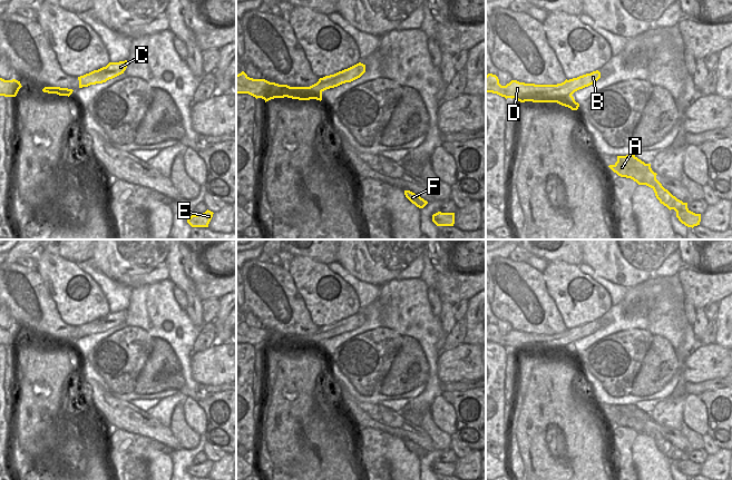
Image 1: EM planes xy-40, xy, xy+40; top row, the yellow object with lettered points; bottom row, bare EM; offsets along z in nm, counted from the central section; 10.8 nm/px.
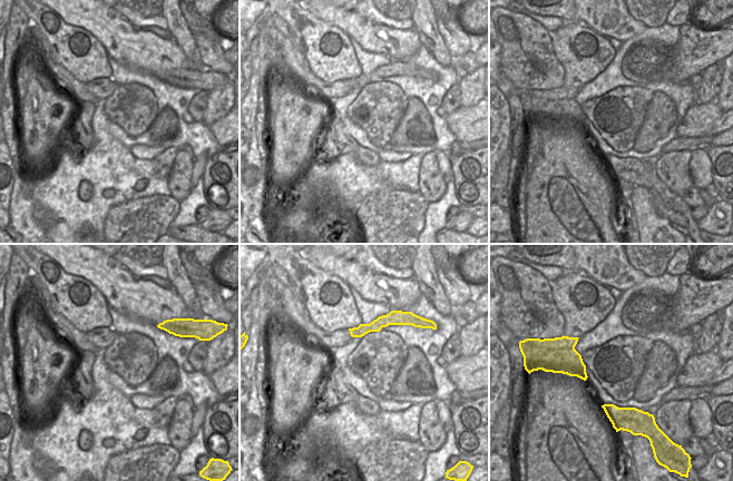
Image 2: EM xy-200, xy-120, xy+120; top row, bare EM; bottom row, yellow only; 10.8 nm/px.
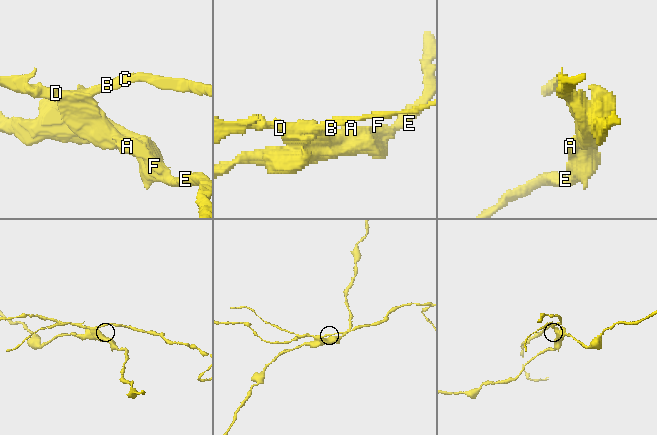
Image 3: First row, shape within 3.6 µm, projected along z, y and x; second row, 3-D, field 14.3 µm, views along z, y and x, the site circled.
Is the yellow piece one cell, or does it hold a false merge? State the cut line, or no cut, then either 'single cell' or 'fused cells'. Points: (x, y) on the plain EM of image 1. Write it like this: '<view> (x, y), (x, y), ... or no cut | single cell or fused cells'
xy (321, 345), (306, 339), (267, 338), (263, 348) | fused cells

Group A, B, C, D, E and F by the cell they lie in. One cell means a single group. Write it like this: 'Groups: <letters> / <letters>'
Groups: A D E F / B C

